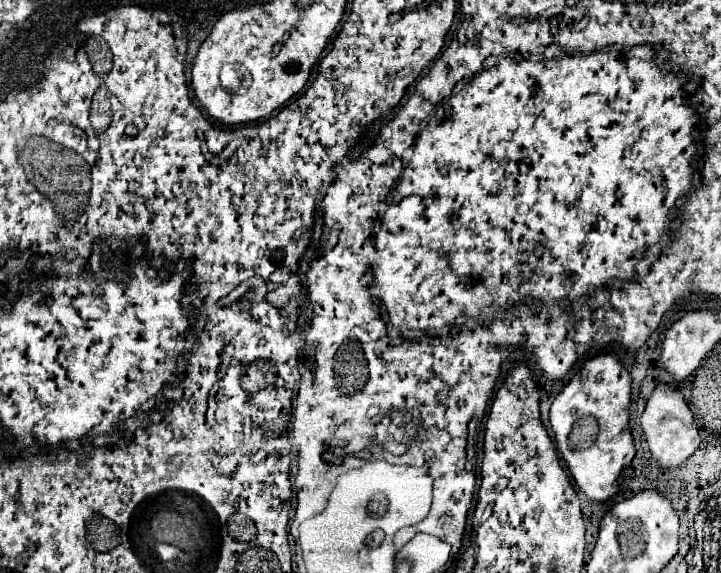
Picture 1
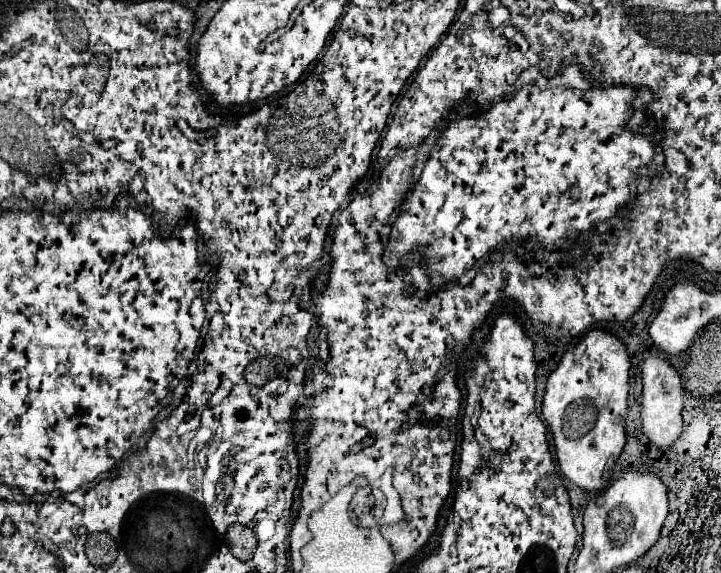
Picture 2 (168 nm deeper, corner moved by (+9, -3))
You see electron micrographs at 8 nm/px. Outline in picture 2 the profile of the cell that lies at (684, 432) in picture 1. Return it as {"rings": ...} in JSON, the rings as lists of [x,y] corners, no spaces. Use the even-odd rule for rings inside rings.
{"rings":[[[649,356],[643,362],[643,394],[641,394],[641,432],[657,448],[671,448],[683,432],[681,420],[683,384],[677,370],[659,356]]]}

